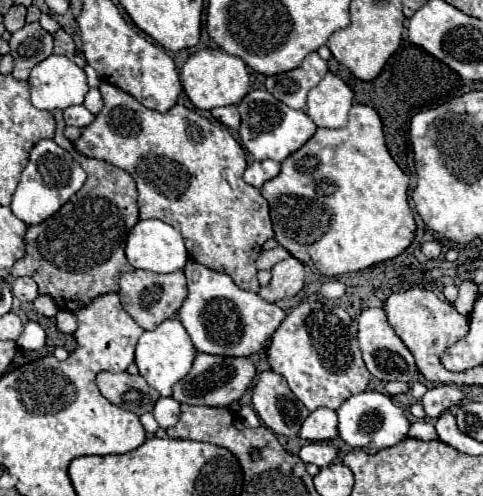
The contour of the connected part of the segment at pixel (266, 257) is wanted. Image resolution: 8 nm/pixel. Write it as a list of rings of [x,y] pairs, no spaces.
[[[277,246],[275,250],[263,250],[263,252],[259,254],[259,258],[257,258],[257,268],[259,268],[259,270],[271,270],[275,262],[279,262],[279,260],[283,260],[283,258],[287,258],[287,256],[289,256],[287,250],[281,248],[281,246]]]

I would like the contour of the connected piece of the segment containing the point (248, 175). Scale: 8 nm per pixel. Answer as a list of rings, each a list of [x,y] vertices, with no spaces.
[[[261,160],[261,162],[253,162],[251,166],[247,166],[245,174],[243,174],[243,180],[255,188],[261,188],[267,180],[275,178],[279,174],[281,166],[279,162],[273,162],[273,160]]]

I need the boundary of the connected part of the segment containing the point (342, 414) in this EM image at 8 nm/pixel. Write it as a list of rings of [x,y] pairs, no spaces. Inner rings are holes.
[[[375,390],[349,396],[337,410],[337,416],[339,416],[337,432],[341,440],[351,448],[365,448],[371,452],[383,450],[407,438],[407,432],[409,432],[409,420],[405,418],[403,410],[395,406],[387,394],[381,394]]]

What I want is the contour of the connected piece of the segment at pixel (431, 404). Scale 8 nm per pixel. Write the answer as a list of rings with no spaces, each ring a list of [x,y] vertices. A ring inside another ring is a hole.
[[[435,386],[435,388],[429,388],[425,392],[425,396],[421,398],[421,404],[423,404],[423,410],[429,418],[437,418],[439,414],[451,410],[453,406],[461,404],[461,400],[465,398],[465,394],[455,388],[455,386]]]

